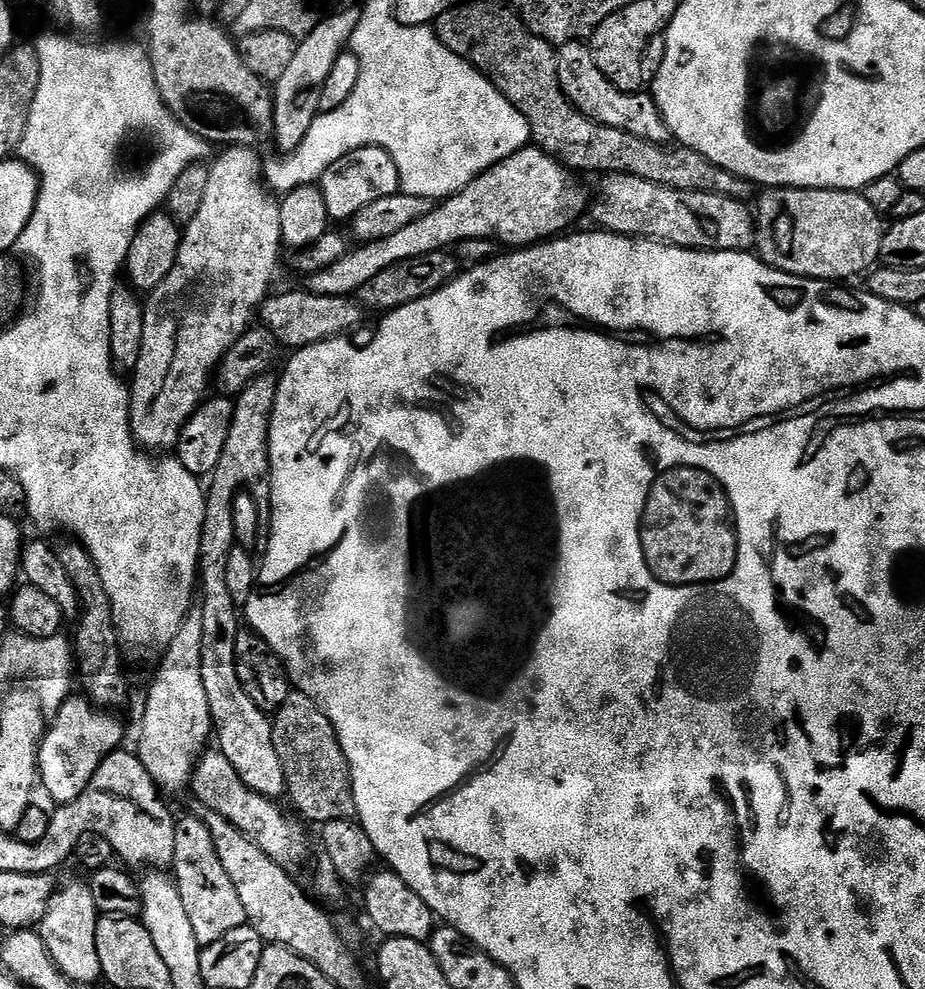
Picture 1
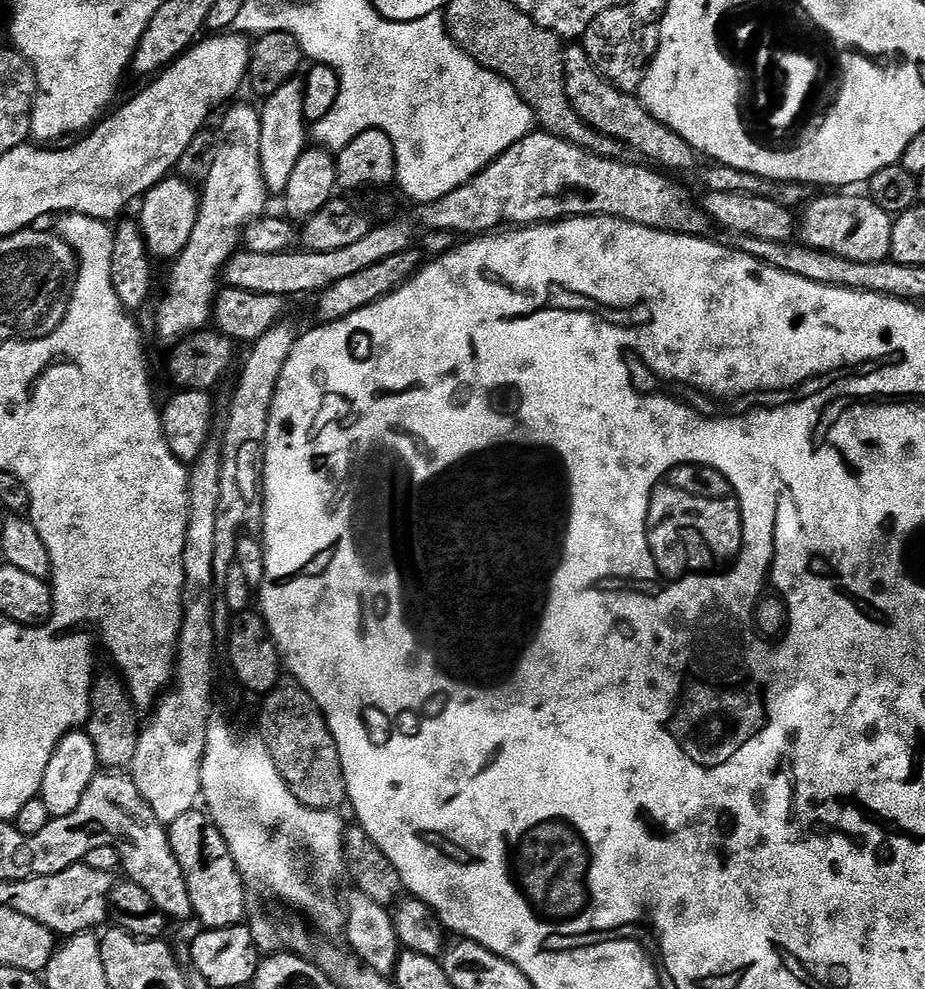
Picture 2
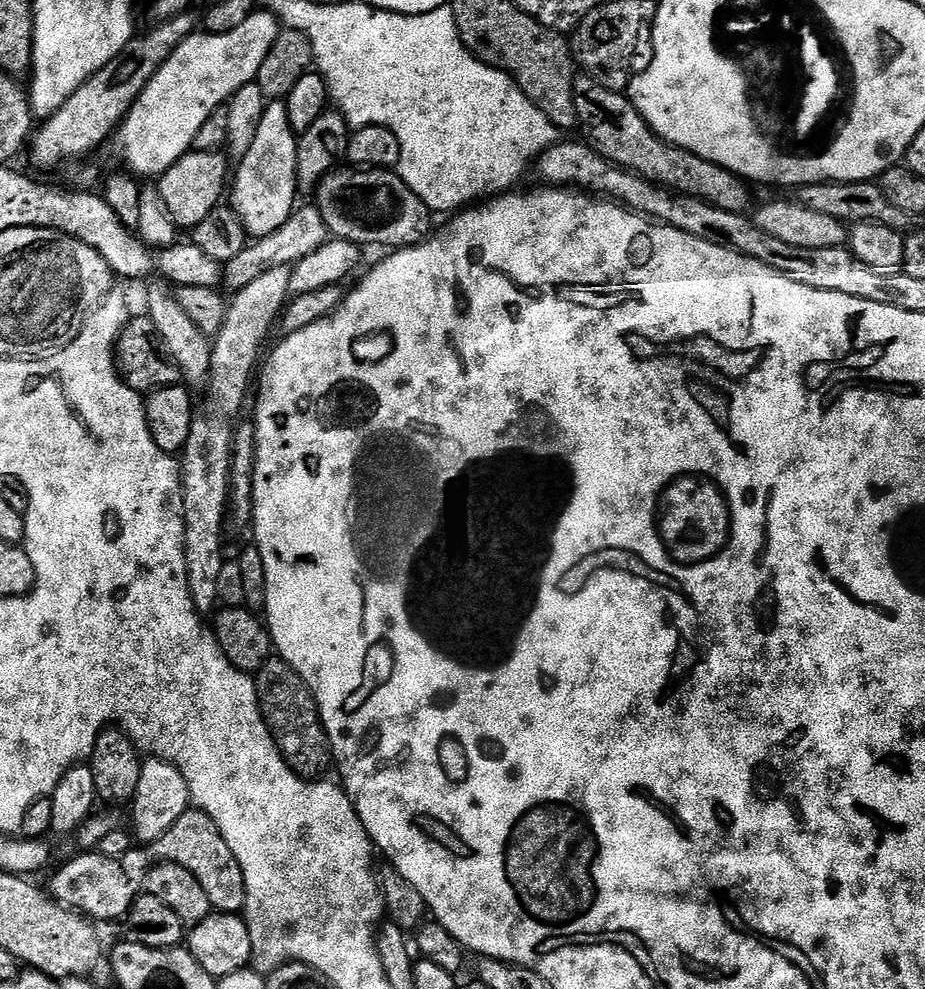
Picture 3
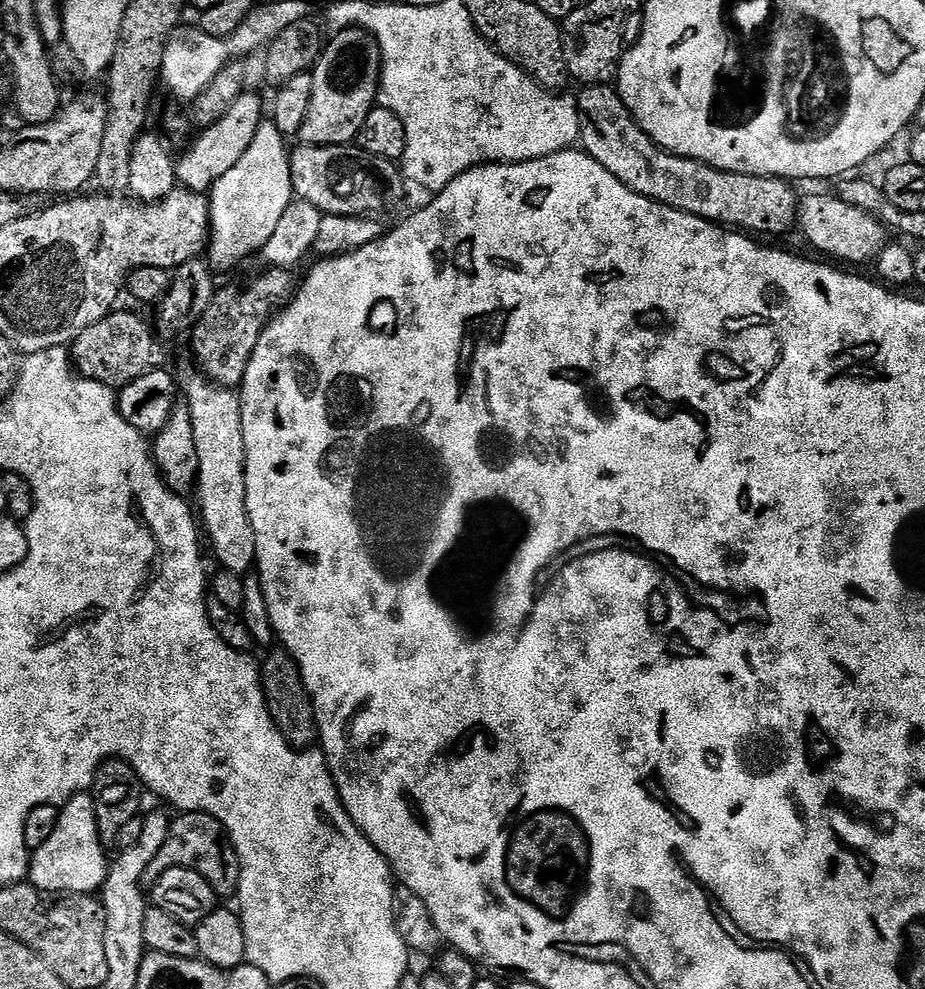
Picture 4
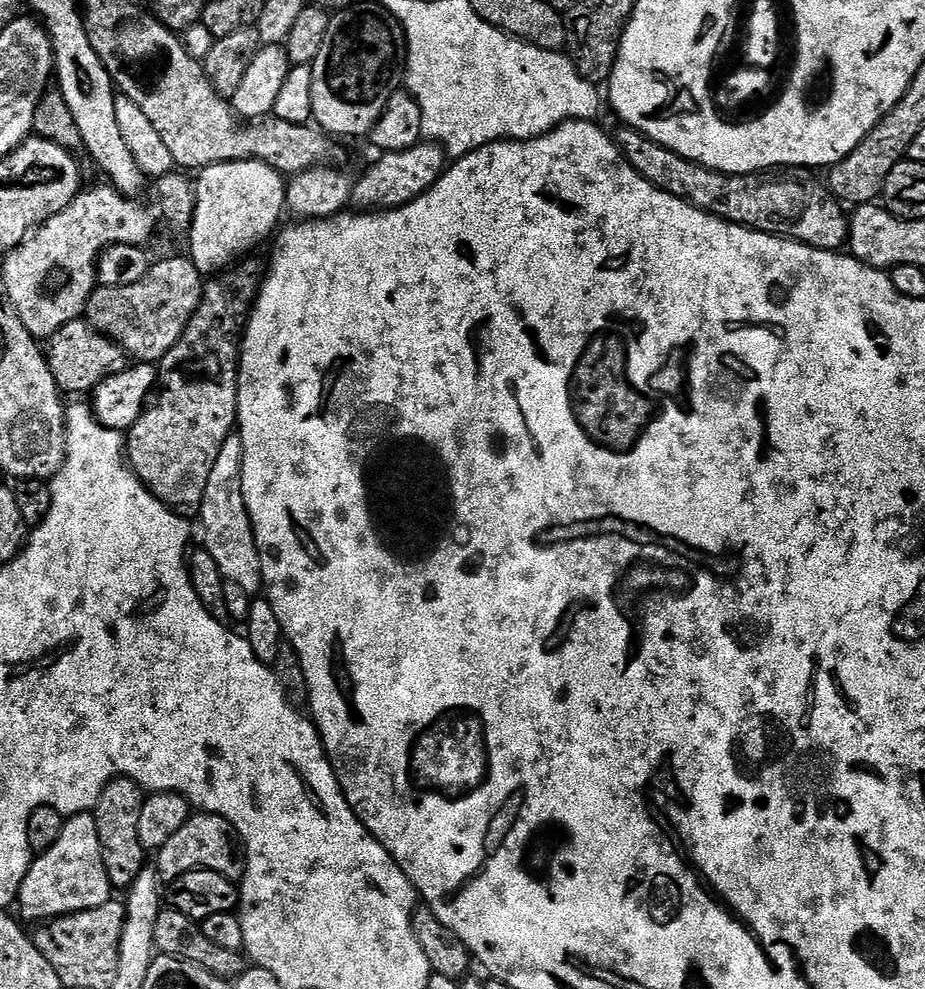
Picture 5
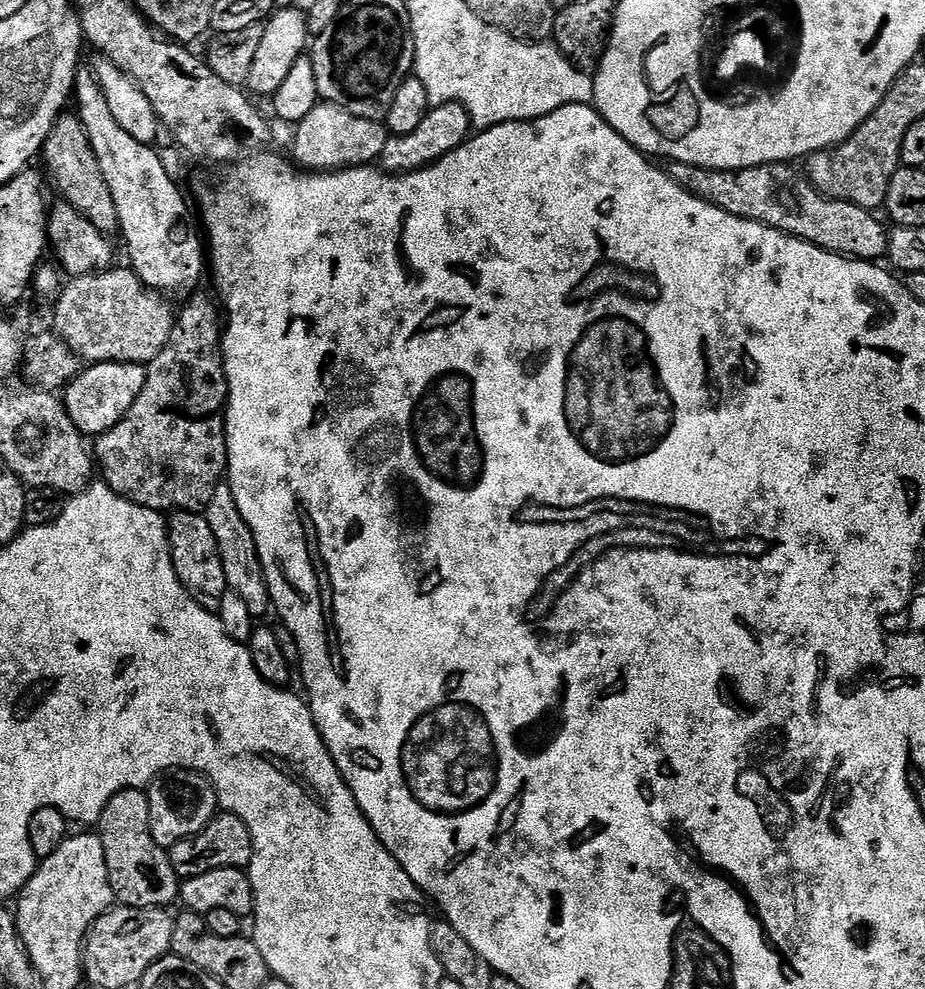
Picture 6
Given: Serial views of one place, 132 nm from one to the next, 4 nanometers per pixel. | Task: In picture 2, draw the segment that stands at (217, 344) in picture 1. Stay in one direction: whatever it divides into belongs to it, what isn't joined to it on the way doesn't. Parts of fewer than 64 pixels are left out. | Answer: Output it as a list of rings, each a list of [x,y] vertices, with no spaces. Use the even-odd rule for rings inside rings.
[[[233,103],[228,113],[220,120],[218,127],[218,155],[214,157],[214,166],[210,166],[210,174],[202,182],[200,192],[200,209],[198,222],[194,222],[194,234],[190,234],[190,242],[186,242],[186,250],[171,265],[172,273],[168,276],[168,289],[156,308],[156,332],[168,343],[175,345],[185,336],[205,331],[214,316],[214,305],[218,289],[222,284],[222,273],[228,260],[241,247],[242,230],[253,220],[265,215],[270,199],[268,187],[262,178],[262,122],[261,109],[252,104]]]

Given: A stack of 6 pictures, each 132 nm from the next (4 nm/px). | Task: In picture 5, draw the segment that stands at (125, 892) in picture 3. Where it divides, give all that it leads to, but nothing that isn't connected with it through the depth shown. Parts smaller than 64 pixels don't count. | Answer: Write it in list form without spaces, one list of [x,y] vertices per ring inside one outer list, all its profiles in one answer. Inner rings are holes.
[[[200,812],[189,815],[186,826],[176,831],[162,846],[155,857],[154,867],[165,885],[172,885],[187,872],[217,872],[228,880],[240,882],[244,879],[246,853],[236,835],[236,827],[225,816],[216,816],[213,812]]]

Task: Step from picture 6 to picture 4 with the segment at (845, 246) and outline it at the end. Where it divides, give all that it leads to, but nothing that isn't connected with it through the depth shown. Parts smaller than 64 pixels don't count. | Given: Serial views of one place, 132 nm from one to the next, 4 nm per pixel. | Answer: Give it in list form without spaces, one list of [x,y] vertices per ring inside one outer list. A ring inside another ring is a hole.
[[[589,84],[579,90],[579,143],[583,151],[602,162],[631,192],[744,234],[761,232],[764,236],[780,236],[797,227],[801,197],[796,196],[789,181],[778,176],[721,172],[701,160],[676,156],[655,144],[650,134],[642,130],[615,87]]]

